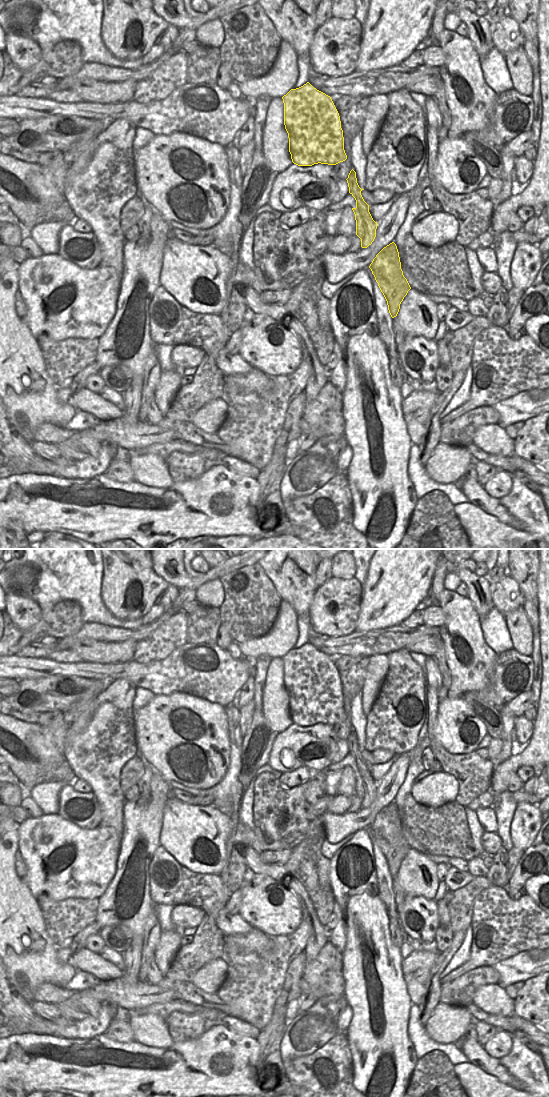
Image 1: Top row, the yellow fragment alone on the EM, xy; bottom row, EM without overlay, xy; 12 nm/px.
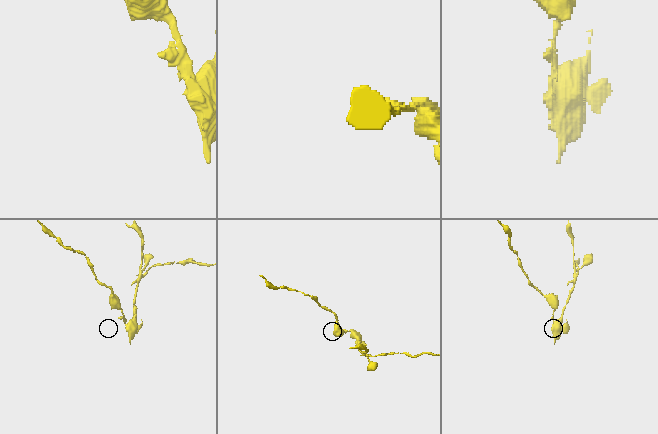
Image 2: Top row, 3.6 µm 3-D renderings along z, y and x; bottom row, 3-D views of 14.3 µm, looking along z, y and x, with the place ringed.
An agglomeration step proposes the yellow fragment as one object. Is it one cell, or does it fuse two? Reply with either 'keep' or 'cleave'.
cleave

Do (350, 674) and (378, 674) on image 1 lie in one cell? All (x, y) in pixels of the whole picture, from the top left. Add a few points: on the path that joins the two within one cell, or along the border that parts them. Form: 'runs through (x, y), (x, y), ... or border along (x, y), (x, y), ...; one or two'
border along (369, 657), (364, 685), (360, 691); two

